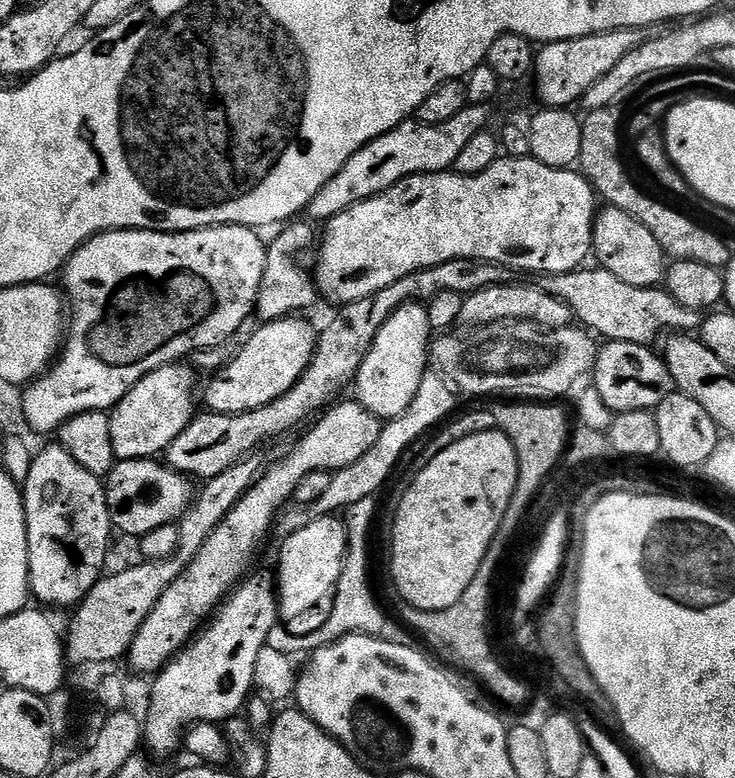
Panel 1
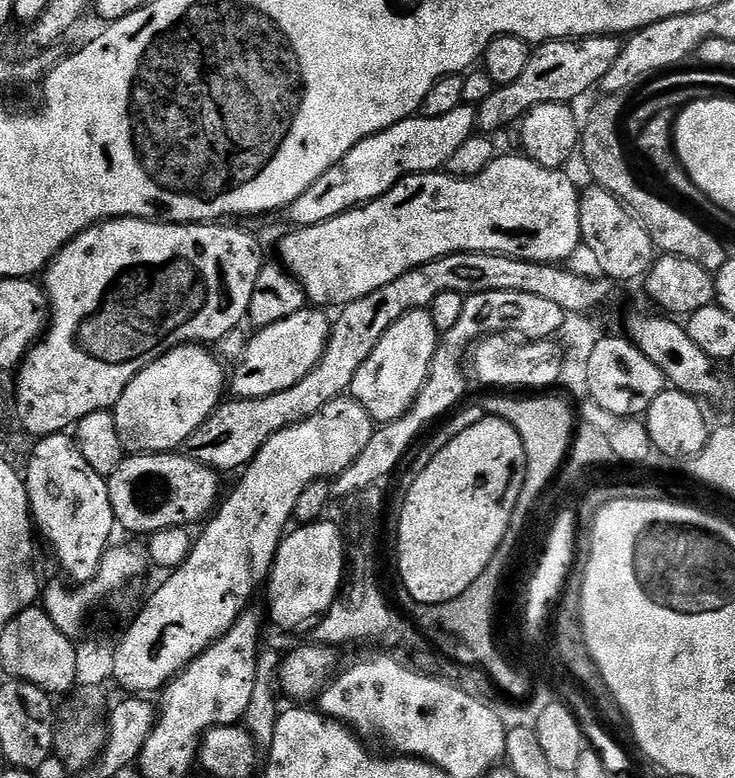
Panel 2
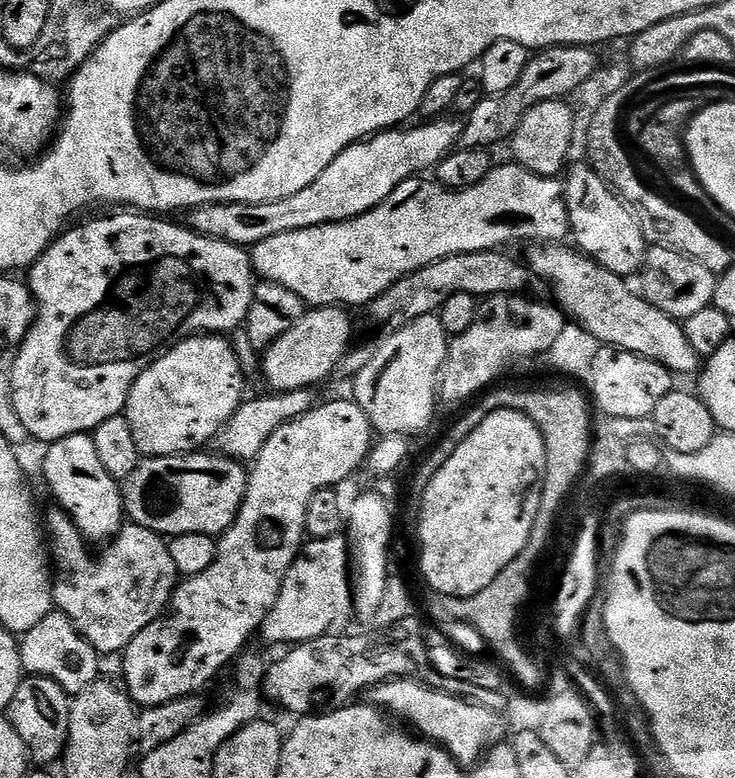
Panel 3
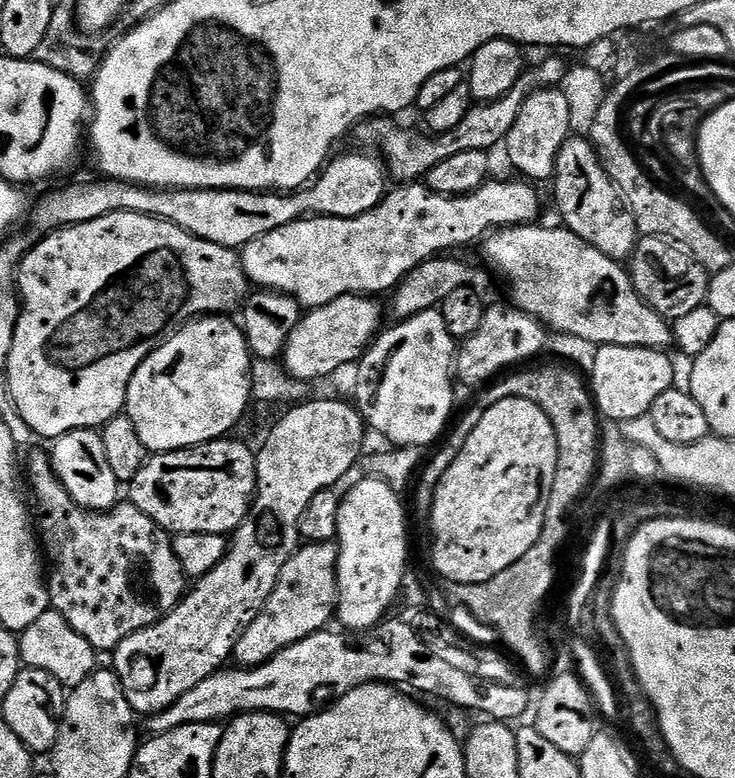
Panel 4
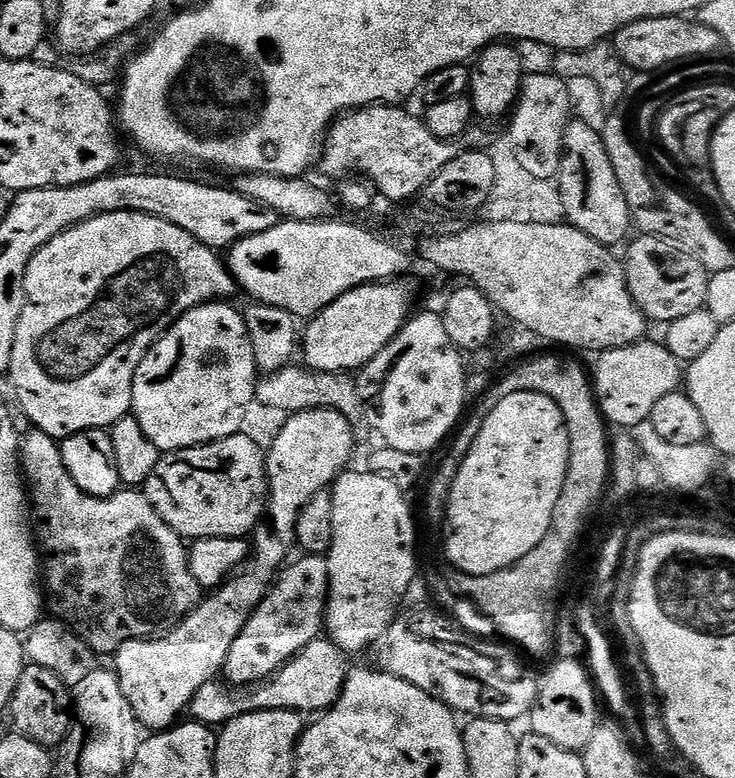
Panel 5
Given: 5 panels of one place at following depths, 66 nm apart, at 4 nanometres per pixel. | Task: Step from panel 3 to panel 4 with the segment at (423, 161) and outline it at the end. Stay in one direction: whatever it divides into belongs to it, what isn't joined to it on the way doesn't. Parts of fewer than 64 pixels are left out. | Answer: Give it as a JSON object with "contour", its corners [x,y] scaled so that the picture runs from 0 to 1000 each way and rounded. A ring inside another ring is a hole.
{"contour":[[[510,199],[460,201],[418,239],[390,249],[381,244],[325,247],[312,242],[224,244],[135,229],[127,237],[90,242],[84,247],[71,247],[57,253],[42,269],[41,283],[44,278],[45,290],[54,301],[64,301],[101,288],[128,285],[128,280],[144,280],[144,275],[181,272],[231,285],[253,296],[253,301],[264,301],[264,306],[291,311],[291,316],[329,321],[346,311],[346,306],[356,306],[356,301],[367,301],[367,296],[384,296],[384,290],[395,290],[395,285],[401,283],[427,278],[482,280],[509,270],[525,251],[524,212]]]}

